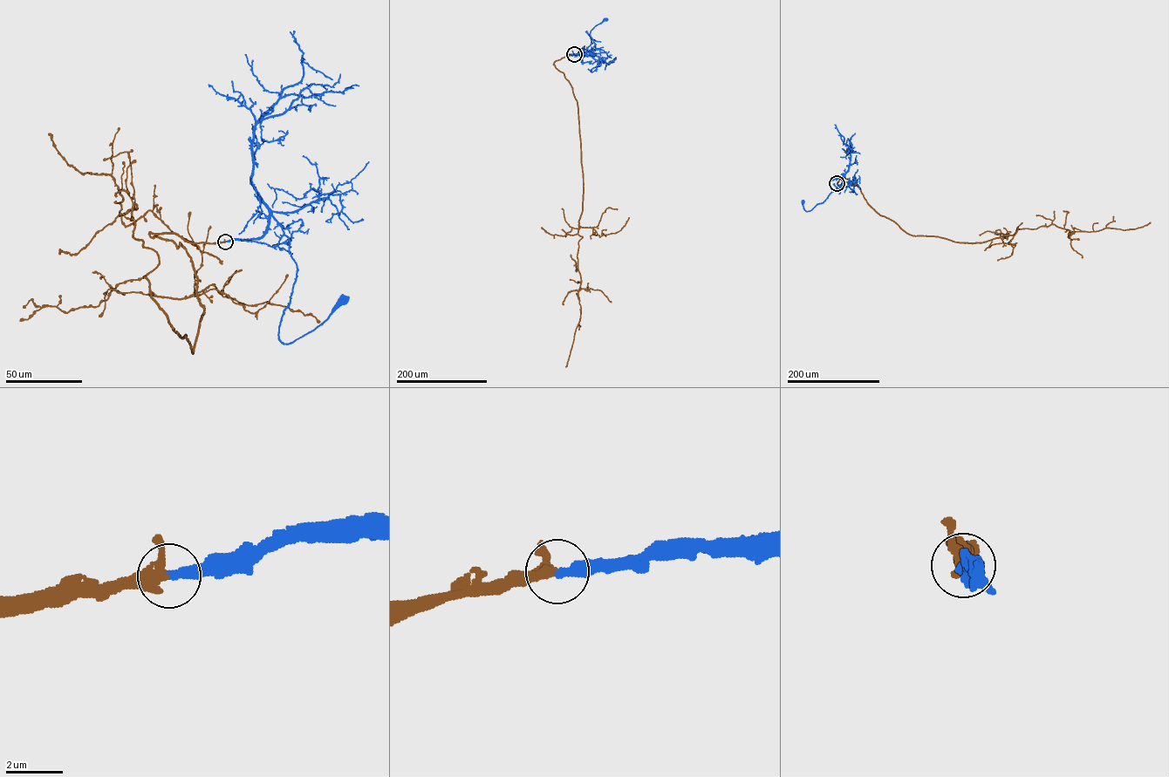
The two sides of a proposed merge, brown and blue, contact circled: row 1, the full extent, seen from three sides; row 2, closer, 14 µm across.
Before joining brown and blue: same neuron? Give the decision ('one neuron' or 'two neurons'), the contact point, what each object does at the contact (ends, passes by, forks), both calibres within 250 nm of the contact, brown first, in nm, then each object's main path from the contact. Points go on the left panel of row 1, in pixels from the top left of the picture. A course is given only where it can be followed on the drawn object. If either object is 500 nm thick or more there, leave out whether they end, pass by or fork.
one neuron; at (225, 241); brown passes by; blue ends there; 320 nm thick on the brown side, 360 nm on the other; brown runs (225, 241), (149, 233), (190, 257), (192, 352), (144, 276), (136, 205), (119, 215), (111, 175), (48, 133); blue runs (225, 241), (259, 239), (270, 215), (288, 238), (297, 269), (279, 328), (283, 344), (311, 331), (343, 299)

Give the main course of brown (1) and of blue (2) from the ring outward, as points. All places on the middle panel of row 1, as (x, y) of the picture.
1: (574, 54), (553, 64), (577, 101), (583, 183), (580, 316), (565, 366)
2: (574, 54), (591, 55), (595, 44), (591, 31), (605, 19)

